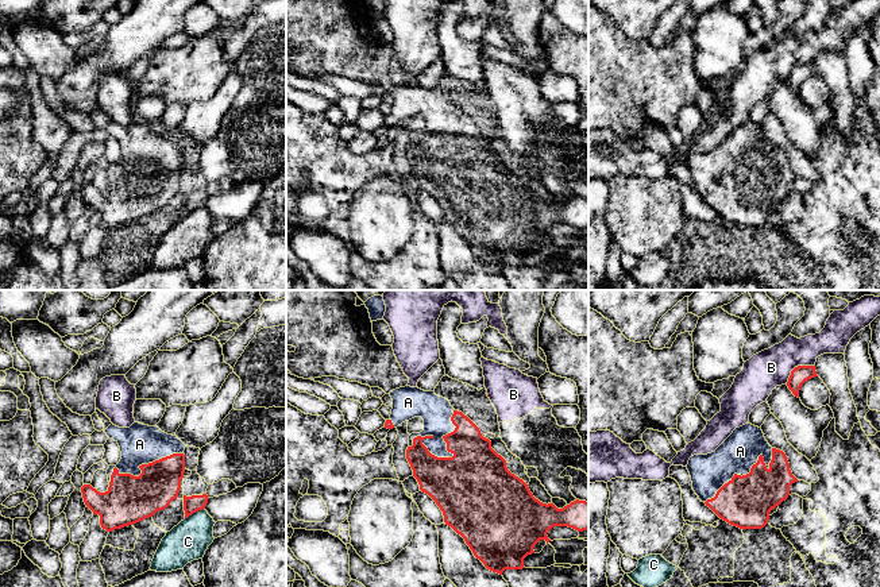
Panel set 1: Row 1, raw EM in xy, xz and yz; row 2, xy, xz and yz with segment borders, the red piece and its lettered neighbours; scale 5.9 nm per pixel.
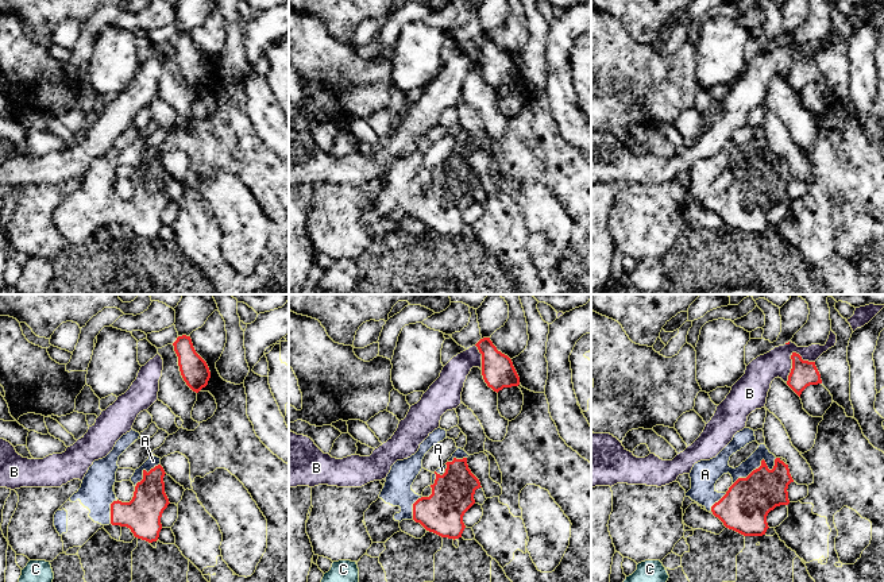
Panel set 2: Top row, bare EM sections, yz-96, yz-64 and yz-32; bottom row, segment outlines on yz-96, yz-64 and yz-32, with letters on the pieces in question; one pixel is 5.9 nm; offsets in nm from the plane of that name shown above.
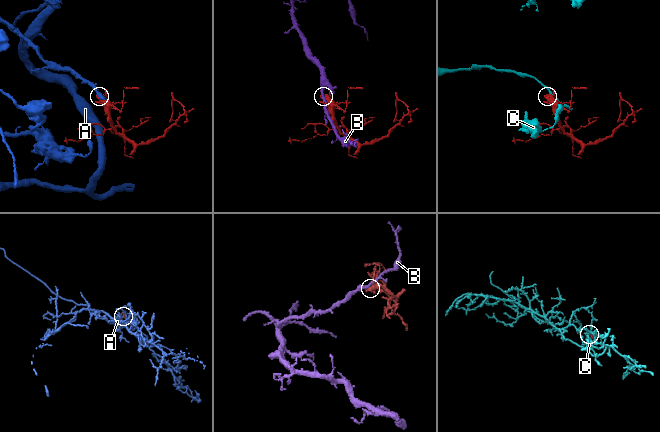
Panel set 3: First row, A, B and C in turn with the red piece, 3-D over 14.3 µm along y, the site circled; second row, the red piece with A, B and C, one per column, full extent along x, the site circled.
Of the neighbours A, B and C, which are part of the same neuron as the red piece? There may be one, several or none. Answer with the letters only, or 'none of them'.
A

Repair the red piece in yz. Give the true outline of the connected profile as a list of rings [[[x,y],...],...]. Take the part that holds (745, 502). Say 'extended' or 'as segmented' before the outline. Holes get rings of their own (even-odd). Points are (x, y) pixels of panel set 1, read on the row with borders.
extended | [[[745,424],[711,453],[690,457],[687,470],[692,490],[721,520],[740,529],[761,529],[769,513],[790,495],[790,486],[798,479],[790,470],[783,451],[772,448],[761,428]]]

